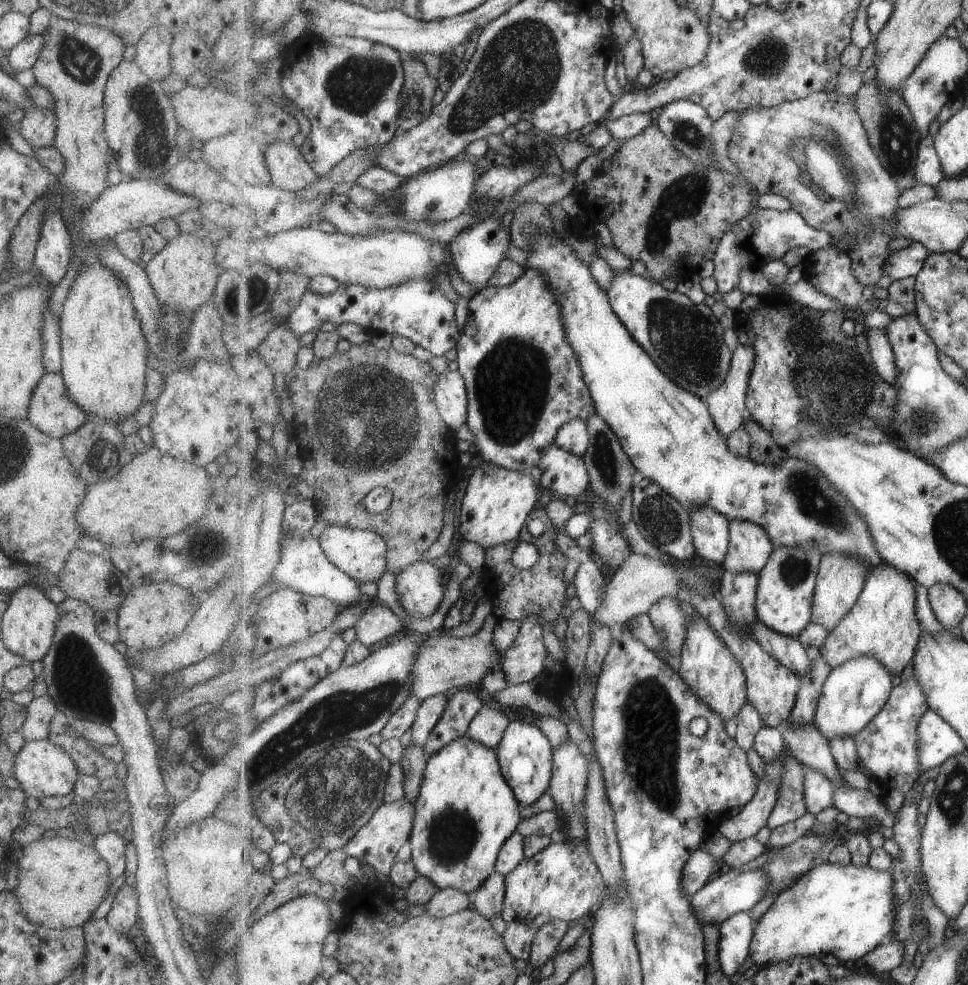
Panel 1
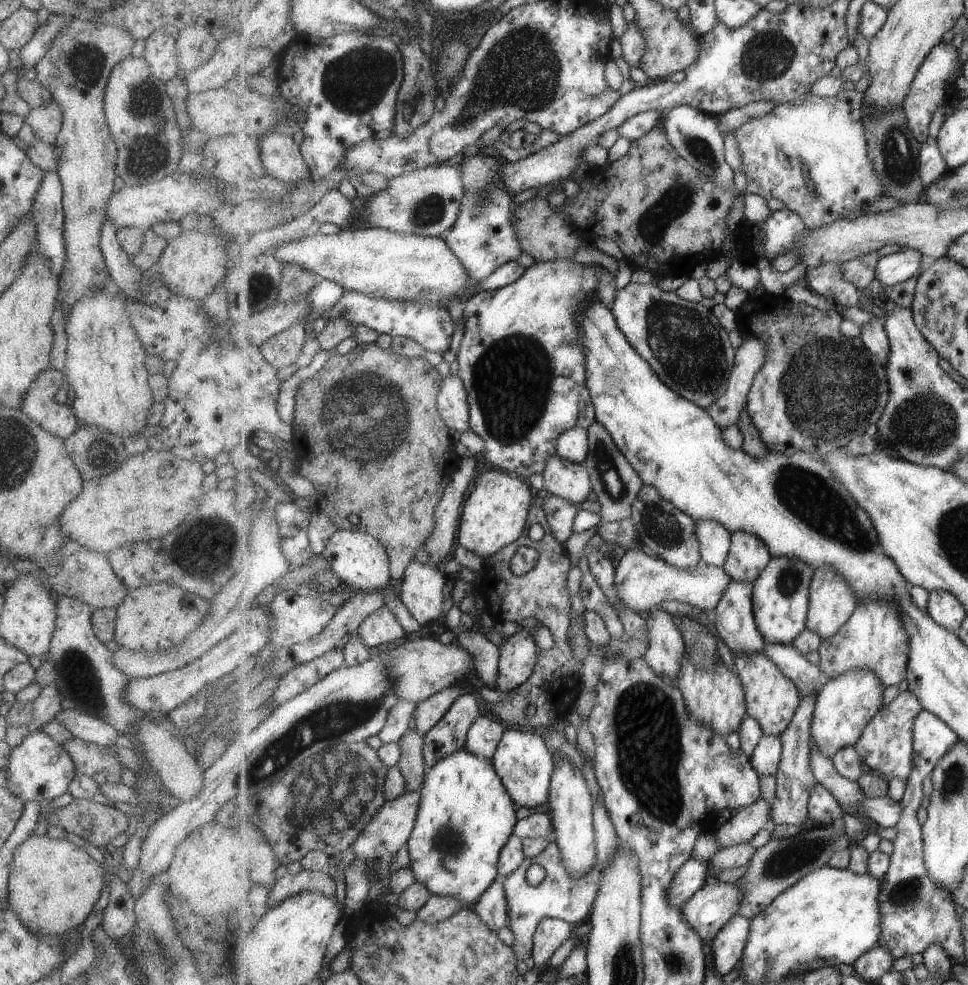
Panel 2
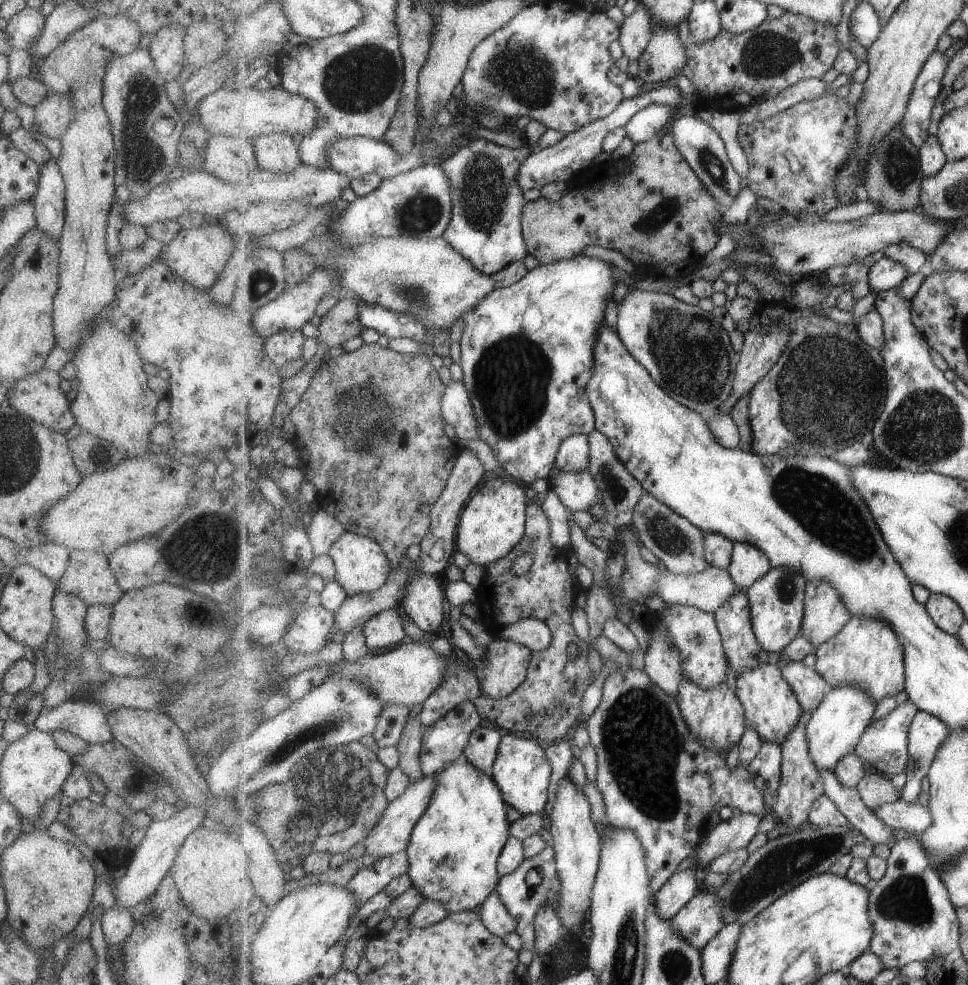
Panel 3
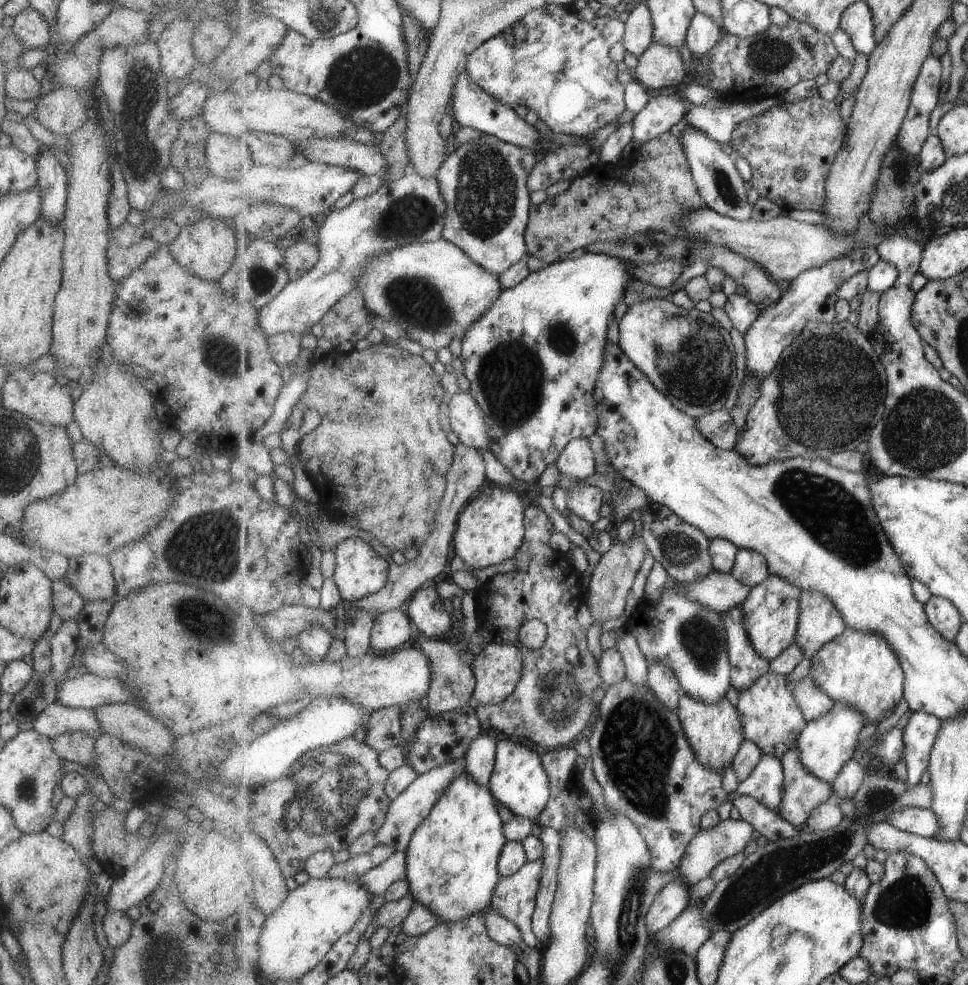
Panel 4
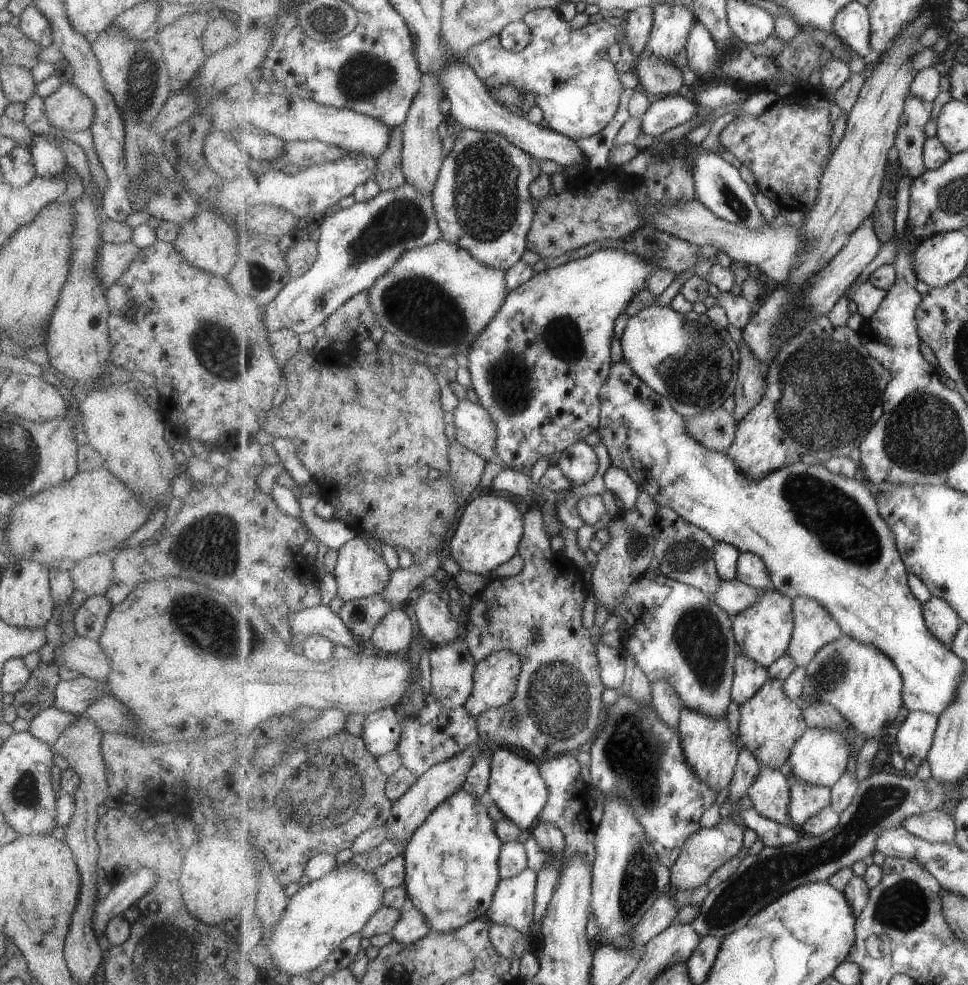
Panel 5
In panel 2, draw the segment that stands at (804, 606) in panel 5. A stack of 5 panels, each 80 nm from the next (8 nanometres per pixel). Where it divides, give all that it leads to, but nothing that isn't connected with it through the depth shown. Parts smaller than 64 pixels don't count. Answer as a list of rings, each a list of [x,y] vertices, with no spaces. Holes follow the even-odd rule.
[[[829,567],[817,569],[810,586],[807,629],[816,632],[823,640],[832,637],[854,615],[858,605],[858,597],[854,589],[850,587],[842,574]]]

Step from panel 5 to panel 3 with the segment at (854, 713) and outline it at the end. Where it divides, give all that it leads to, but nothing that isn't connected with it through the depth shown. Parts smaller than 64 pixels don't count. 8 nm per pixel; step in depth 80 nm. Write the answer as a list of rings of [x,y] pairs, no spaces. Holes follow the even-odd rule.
[[[853,617],[843,630],[823,643],[817,650],[817,662],[815,670],[832,686],[839,687],[863,687],[864,691],[874,700],[881,702],[887,696],[897,696],[906,688],[906,664],[903,645],[894,631],[894,628],[884,619],[861,619]]]

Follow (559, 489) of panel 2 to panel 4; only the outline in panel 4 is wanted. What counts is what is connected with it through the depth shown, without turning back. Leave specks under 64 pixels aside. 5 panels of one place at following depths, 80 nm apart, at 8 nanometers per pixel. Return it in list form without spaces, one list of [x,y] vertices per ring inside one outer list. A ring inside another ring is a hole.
[[[578,481],[578,484],[571,490],[567,500],[569,510],[590,524],[601,518],[601,508],[607,501],[606,494],[598,487]]]

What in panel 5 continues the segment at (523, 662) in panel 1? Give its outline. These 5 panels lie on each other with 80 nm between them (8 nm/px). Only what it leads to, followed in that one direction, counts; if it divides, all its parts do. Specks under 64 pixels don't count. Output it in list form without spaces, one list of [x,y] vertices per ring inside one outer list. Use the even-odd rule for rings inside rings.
[[[508,649],[495,651],[476,663],[474,689],[464,704],[471,716],[478,720],[491,708],[509,703],[518,690],[522,666],[522,658]]]

